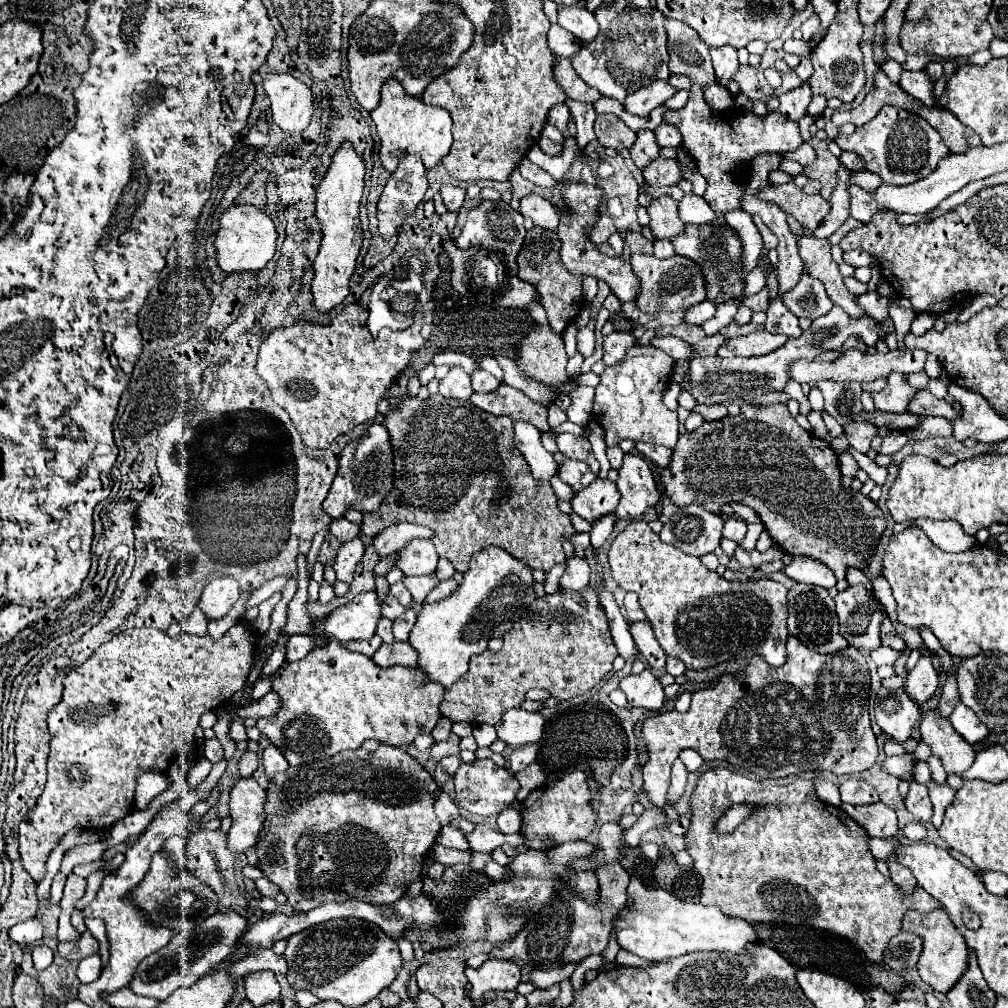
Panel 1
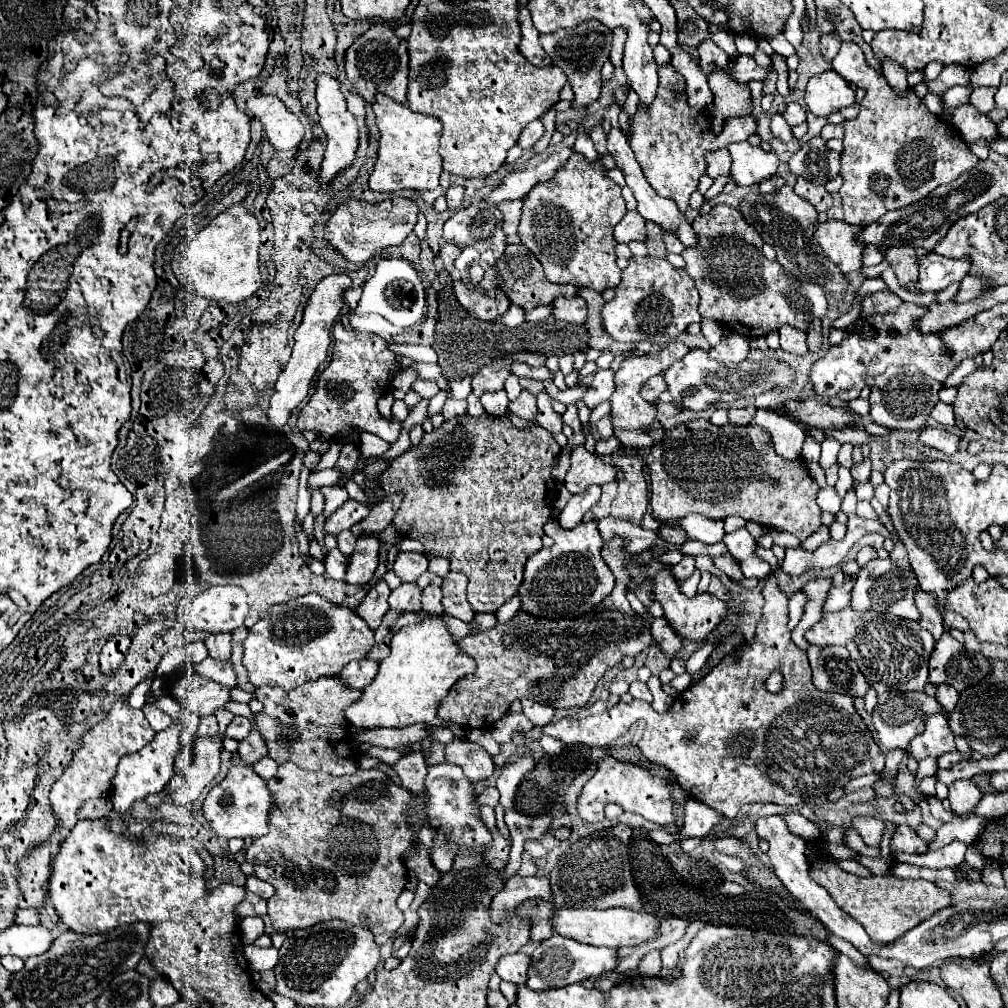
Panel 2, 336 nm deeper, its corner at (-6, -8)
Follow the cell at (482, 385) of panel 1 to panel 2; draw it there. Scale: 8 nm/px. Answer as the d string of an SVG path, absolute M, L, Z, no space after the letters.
M504 390L484 392L480 396L480 402L486 408L486 412L492 414L492 416L504 416L508 412L508 398L506 398L506 392Z

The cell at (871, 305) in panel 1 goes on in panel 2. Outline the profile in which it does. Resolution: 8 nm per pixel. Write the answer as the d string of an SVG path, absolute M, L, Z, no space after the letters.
M968 274L960 284L956 296L952 300L960 300L960 302L966 302L966 300L972 300L981 296L985 288L986 279L982 276L972 276Z

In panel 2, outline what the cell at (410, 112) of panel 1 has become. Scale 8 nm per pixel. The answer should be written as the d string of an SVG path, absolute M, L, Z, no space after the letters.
M384 94L376 96L372 108L380 130L380 150L368 186L374 192L396 192L402 188L436 190L442 172L442 156L438 154L444 128L442 122L438 118L416 114L406 104L398 104Z

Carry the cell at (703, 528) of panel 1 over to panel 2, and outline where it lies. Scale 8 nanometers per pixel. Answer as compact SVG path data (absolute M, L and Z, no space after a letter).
M684 556L680 564L674 566L674 576L678 576L680 582L684 582L686 578L690 578L690 574L696 570L696 562L694 556Z

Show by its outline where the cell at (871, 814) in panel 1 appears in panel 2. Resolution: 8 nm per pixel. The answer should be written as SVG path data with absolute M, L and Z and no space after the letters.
M900 824L892 836L890 852L908 852L908 854L922 854L928 850L928 844L906 824Z

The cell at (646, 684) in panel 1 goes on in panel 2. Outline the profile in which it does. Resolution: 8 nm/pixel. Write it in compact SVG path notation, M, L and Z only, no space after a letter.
M632 682L630 684L630 690L628 690L634 698L638 698L638 700L644 700L644 702L648 702L648 704L652 704L652 694L650 694L650 690L648 690L648 686L644 684L644 682Z

